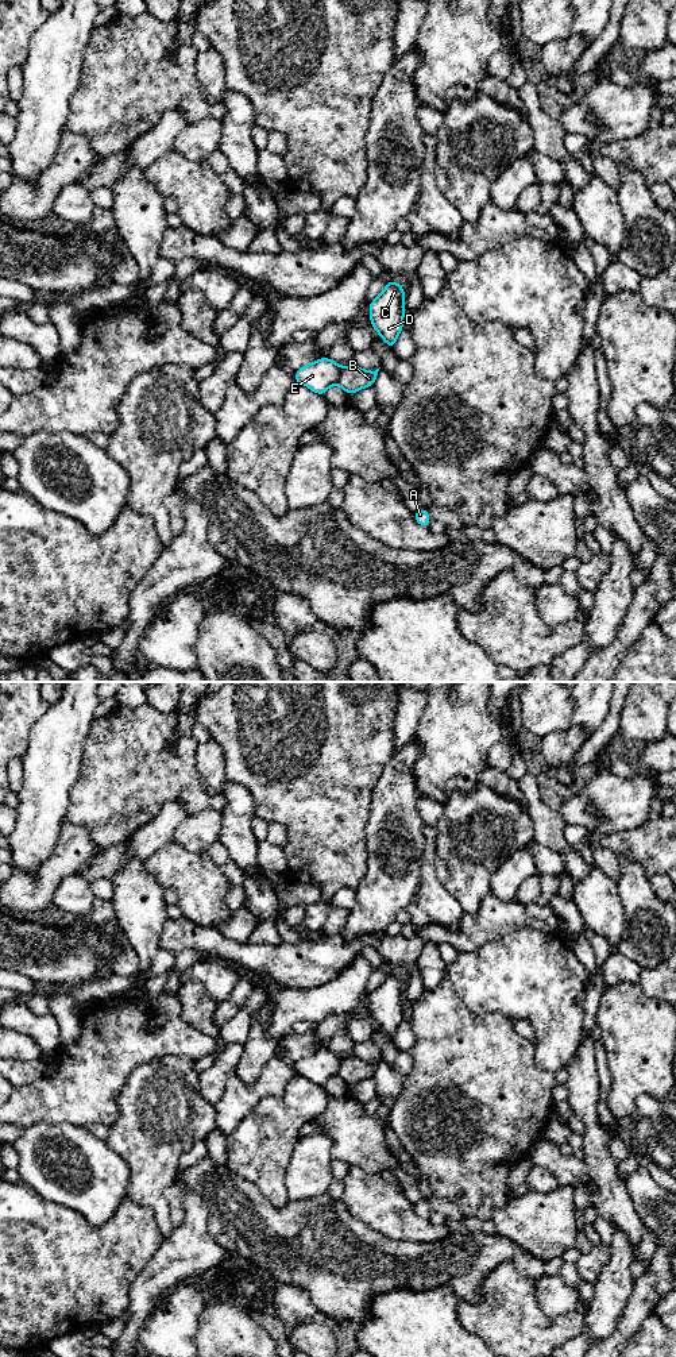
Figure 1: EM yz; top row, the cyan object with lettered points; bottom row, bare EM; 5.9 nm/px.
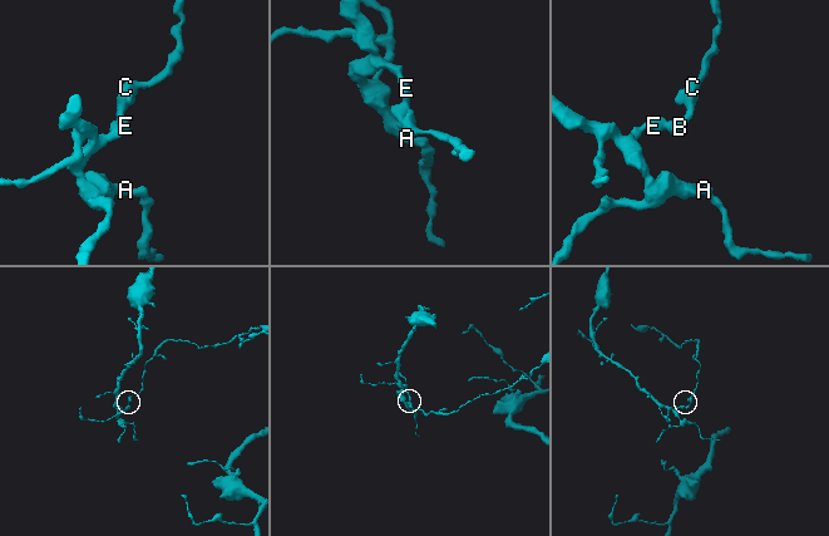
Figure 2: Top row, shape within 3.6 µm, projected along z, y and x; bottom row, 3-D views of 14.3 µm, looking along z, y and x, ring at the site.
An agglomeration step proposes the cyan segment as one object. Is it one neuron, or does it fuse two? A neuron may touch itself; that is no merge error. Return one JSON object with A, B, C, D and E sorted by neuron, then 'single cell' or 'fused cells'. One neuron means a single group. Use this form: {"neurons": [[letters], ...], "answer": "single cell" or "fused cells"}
{"neurons": [["A", "E"], ["B", "C", "D"]], "answer": "fused cells"}

